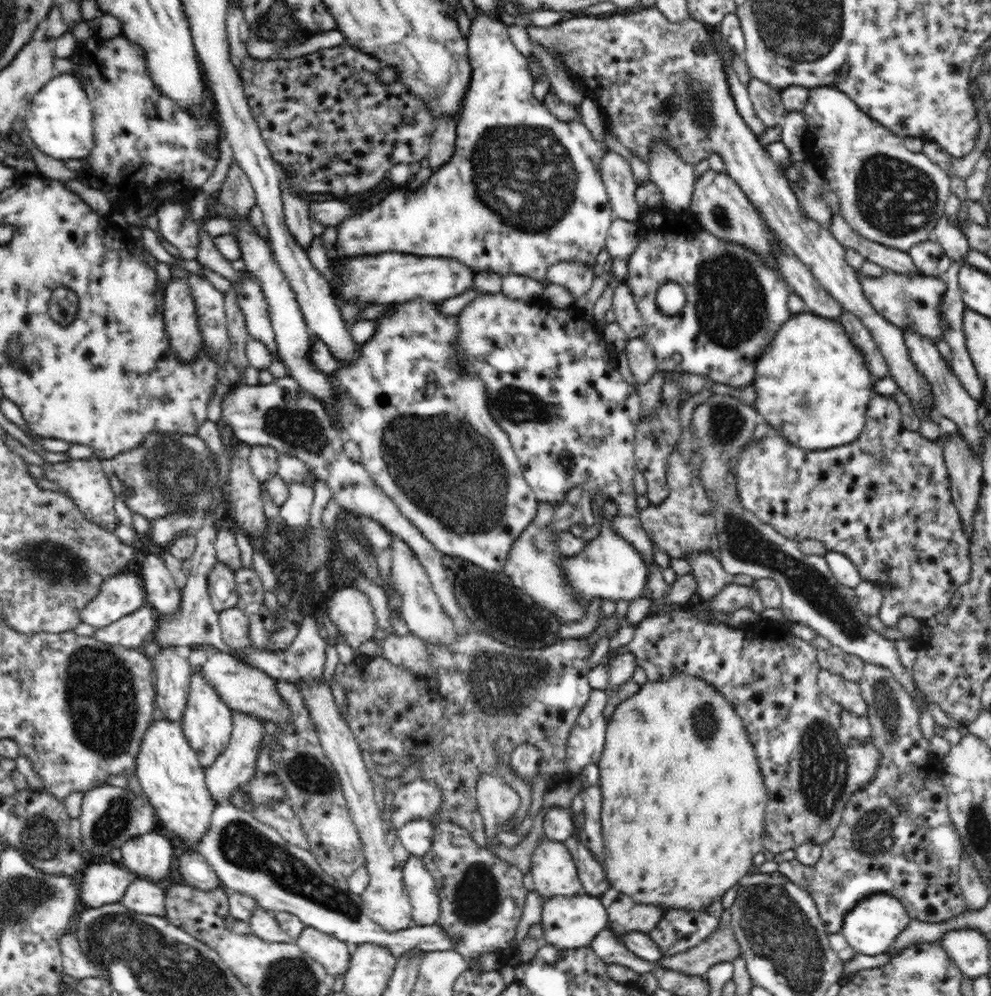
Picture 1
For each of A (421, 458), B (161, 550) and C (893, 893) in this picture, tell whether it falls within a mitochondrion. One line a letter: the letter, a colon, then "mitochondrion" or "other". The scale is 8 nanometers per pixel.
A: mitochondrion
B: other
C: other

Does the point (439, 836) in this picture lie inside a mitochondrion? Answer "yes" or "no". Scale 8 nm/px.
no

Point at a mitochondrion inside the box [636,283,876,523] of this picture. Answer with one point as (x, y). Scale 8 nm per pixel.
(724, 424)

